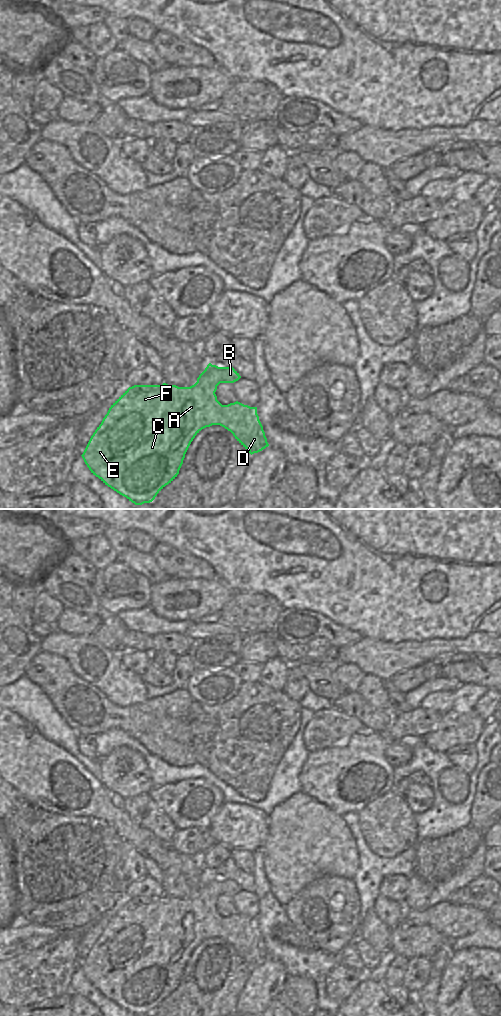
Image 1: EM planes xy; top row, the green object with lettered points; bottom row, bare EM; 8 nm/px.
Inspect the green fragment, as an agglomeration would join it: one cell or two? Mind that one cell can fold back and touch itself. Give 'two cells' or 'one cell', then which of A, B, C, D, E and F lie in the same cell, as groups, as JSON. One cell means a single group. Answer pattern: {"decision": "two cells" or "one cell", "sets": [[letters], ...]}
{"decision": "one cell", "sets": [["A", "B", "C", "D", "E", "F"]]}

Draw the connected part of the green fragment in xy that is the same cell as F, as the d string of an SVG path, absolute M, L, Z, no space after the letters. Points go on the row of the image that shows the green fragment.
M209 363L197 378L197 382L190 387L178 387L166 383L129 387L111 405L91 436L81 455L85 464L105 485L135 505L142 505L152 502L157 494L177 477L191 442L206 427L212 425L224 427L251 455L262 451L269 444L257 414L257 407L250 407L238 401L222 405L215 394L220 383L234 383L240 378L233 367L218 367Z

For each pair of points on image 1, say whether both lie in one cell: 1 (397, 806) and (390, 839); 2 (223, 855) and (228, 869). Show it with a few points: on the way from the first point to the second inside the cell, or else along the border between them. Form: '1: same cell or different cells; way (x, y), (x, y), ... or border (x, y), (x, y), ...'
1: same cell; way (390, 814), (390, 831)
2: different cells; border (230, 856), (210, 874)

